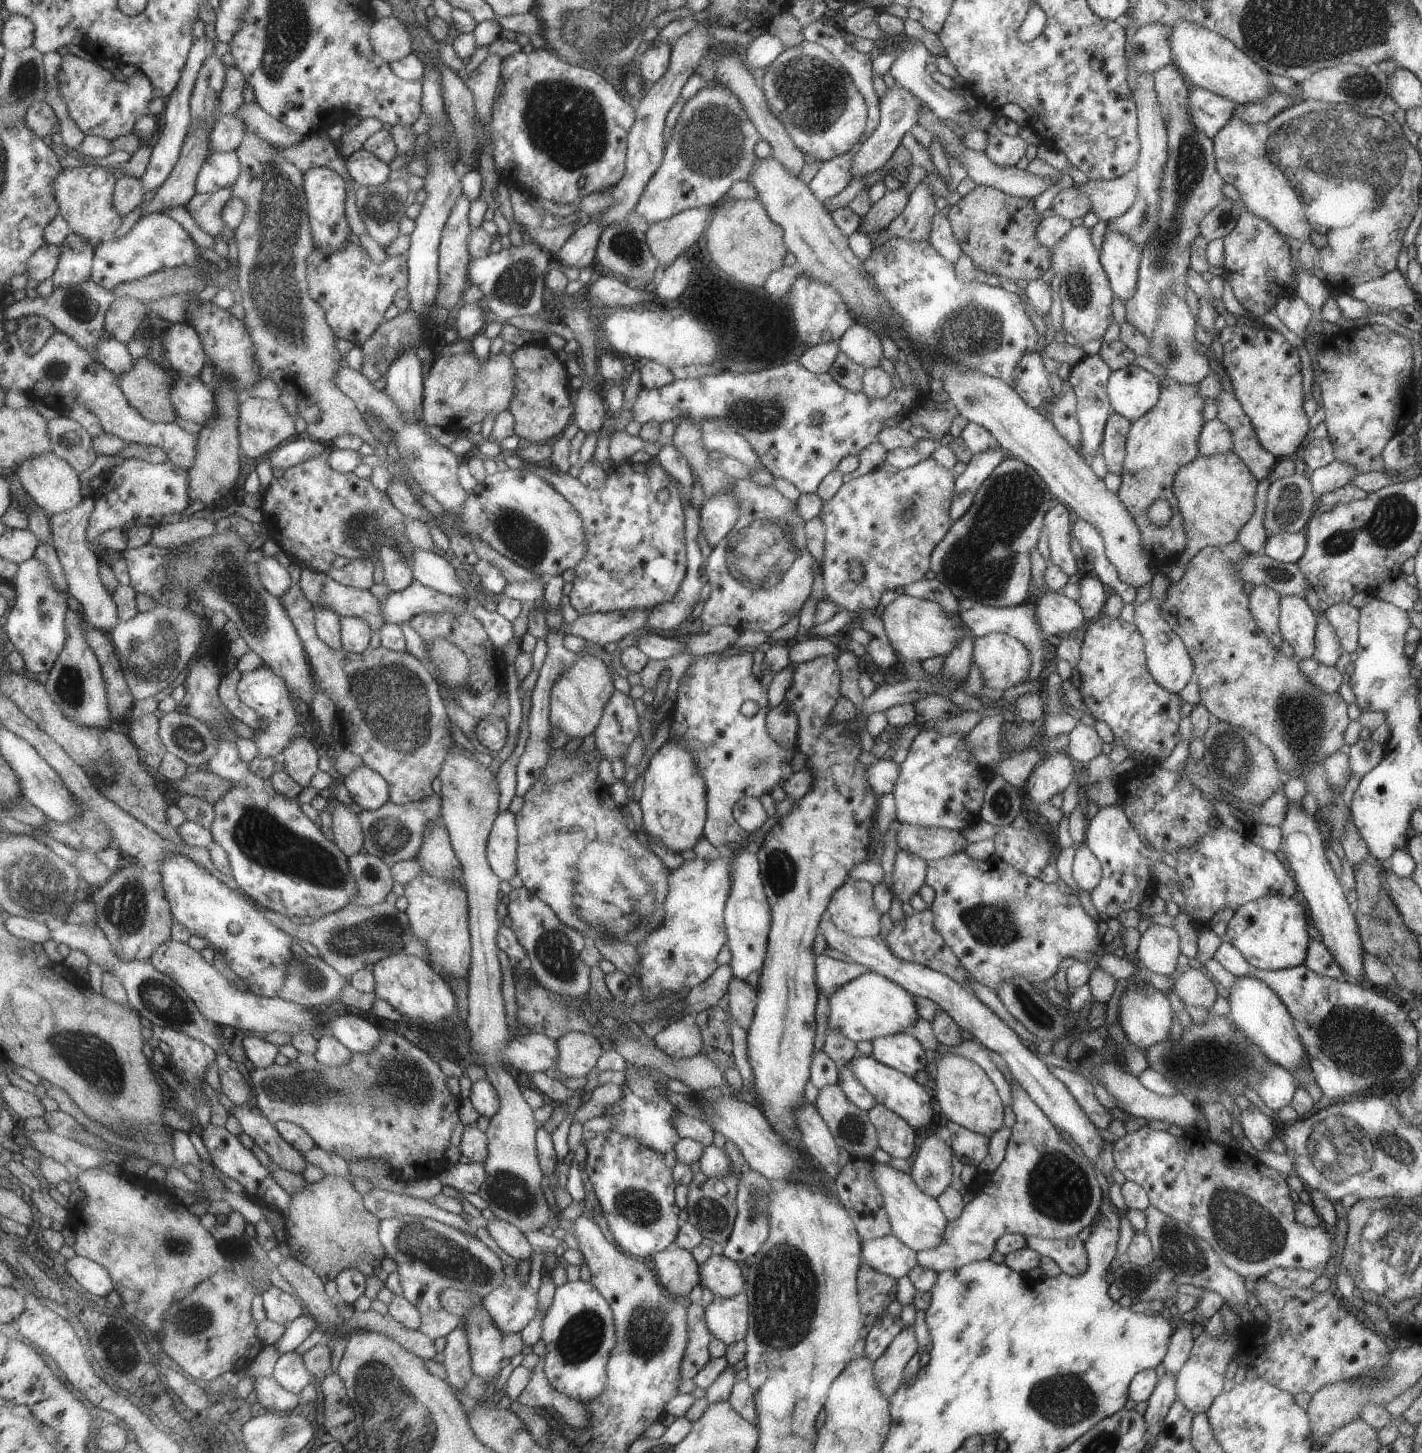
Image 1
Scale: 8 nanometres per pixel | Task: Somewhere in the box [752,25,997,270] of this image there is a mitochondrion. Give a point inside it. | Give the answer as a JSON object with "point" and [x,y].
{"point":[810,93]}

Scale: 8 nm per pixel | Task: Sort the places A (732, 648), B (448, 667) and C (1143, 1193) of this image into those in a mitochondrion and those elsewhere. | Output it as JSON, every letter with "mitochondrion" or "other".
{"A":"other","B":"mitochondrion","C":"other"}

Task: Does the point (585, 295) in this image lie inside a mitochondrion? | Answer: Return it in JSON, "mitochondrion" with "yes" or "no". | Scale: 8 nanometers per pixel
{"mitochondrion":"no"}

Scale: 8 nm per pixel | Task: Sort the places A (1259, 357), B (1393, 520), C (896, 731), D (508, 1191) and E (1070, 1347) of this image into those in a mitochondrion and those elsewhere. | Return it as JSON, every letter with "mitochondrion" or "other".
{"A":"other","B":"mitochondrion","C":"other","D":"mitochondrion","E":"other"}

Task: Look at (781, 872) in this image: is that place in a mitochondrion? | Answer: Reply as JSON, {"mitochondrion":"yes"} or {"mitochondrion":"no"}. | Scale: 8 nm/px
{"mitochondrion":"yes"}

